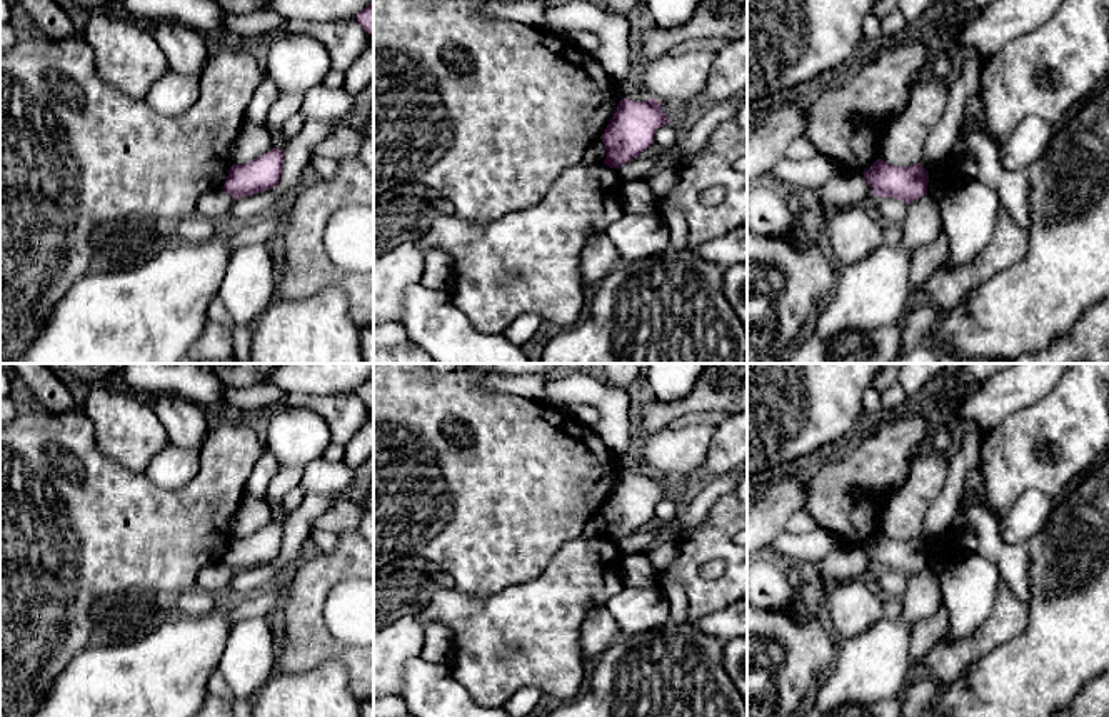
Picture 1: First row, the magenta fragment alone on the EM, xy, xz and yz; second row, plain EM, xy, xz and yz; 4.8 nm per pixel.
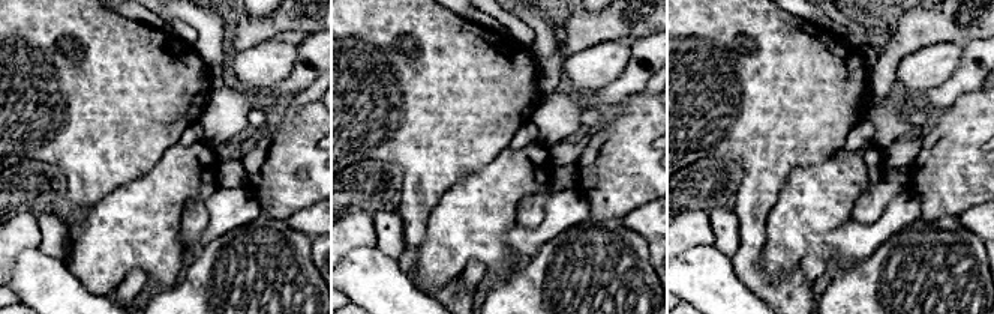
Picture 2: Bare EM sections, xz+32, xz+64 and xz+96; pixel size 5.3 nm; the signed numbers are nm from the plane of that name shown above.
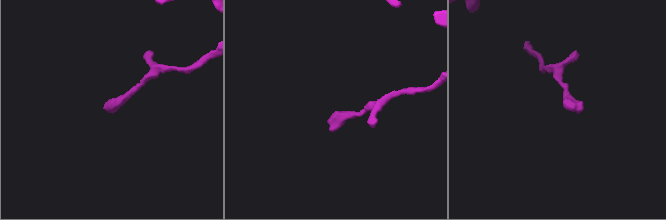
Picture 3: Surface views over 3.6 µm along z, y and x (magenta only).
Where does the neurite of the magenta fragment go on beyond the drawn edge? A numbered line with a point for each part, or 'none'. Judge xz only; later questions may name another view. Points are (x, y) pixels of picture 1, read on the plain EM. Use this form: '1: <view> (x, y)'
none

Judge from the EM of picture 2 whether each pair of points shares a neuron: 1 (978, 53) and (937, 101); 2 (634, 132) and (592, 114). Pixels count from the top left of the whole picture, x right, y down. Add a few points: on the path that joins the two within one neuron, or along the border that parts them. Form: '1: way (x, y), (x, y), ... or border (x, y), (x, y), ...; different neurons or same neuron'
1: way (972, 63), (972, 68), (949, 90); same neuron
2: border (604, 116), (594, 131); different neurons

